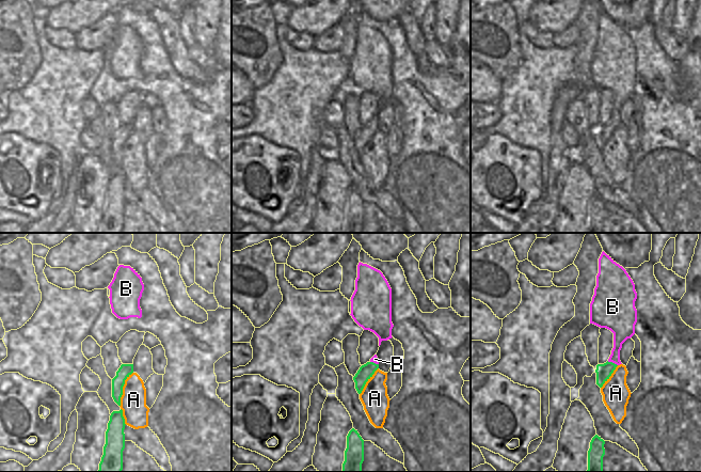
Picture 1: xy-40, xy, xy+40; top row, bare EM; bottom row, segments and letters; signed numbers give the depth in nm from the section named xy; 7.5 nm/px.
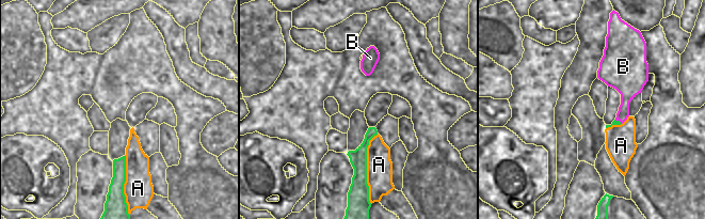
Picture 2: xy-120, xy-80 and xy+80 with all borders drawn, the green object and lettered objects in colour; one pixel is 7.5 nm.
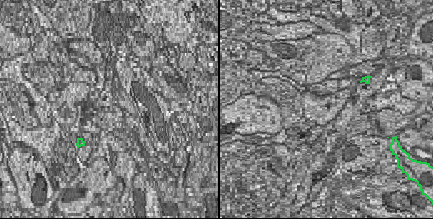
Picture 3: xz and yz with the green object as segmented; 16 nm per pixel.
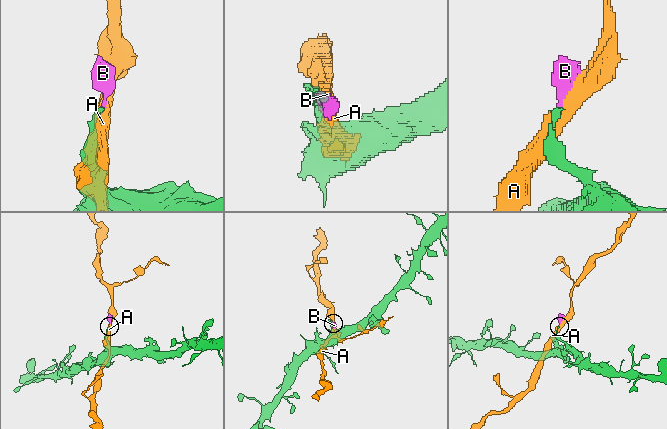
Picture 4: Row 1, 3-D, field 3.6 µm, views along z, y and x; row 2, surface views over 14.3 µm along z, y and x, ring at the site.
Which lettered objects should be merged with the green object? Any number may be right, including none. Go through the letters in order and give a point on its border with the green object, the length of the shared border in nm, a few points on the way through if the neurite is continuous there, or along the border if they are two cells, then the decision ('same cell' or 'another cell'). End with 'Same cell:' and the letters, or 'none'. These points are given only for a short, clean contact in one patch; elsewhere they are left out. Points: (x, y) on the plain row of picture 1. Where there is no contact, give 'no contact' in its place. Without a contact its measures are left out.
A: meets green in xy-40 at (122, 150); contact 280 nm long; another cell
B: meets green in xy+40 at (611, 123); contact 90 nm long; border along xy+40 (607, 122), (611, 122), (617, 126); another cell
Same cell: none

